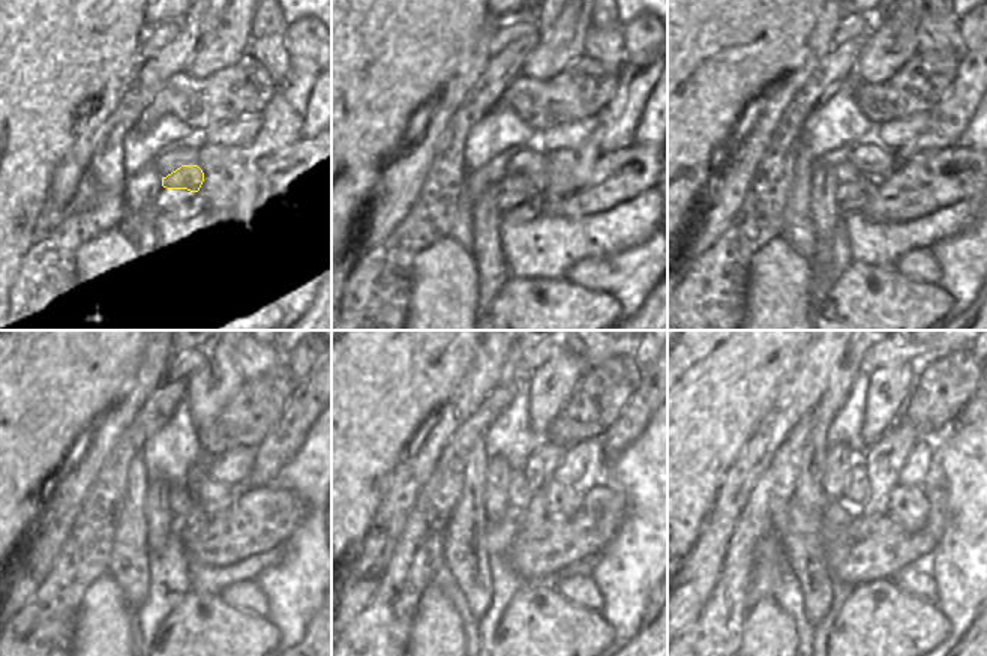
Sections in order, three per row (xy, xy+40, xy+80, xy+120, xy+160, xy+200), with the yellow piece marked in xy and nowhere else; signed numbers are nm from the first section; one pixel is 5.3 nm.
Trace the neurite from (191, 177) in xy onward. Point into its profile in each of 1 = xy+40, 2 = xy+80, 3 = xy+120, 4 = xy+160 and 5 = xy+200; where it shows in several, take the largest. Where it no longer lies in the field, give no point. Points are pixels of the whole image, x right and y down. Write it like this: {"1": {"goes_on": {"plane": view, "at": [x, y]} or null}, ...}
{"1": {"goes_on": {"plane": "xy+40", "at": [516, 182]}}, "2": {"goes_on": {"plane": "xy+80", "at": [846, 173]}}, "3": {"goes_on": {"plane": "xy+120", "at": [180, 502]}}, "4": {"goes_on": {"plane": "xy+160", "at": [518, 496]}}, "5": {"goes_on": {"plane": "xy+200", "at": [855, 488]}}}

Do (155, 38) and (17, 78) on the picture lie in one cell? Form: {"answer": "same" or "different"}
{"answer": "different"}

